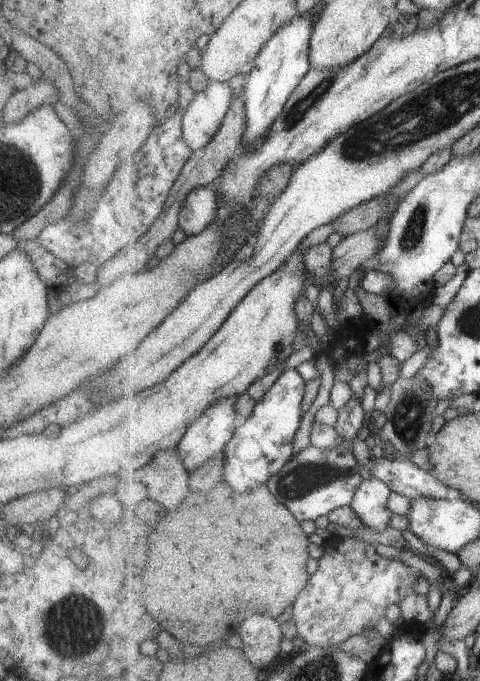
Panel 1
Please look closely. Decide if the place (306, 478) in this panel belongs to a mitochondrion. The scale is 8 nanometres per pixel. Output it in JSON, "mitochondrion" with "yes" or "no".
{"mitochondrion":"yes"}

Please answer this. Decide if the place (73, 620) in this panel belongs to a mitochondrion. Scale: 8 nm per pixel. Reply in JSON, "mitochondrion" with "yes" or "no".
{"mitochondrion":"yes"}

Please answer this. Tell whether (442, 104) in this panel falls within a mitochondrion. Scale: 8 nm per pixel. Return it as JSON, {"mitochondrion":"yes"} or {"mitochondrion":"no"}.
{"mitochondrion":"yes"}

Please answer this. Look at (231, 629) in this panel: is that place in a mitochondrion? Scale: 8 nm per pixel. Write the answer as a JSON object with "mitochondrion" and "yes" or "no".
{"mitochondrion":"no"}

